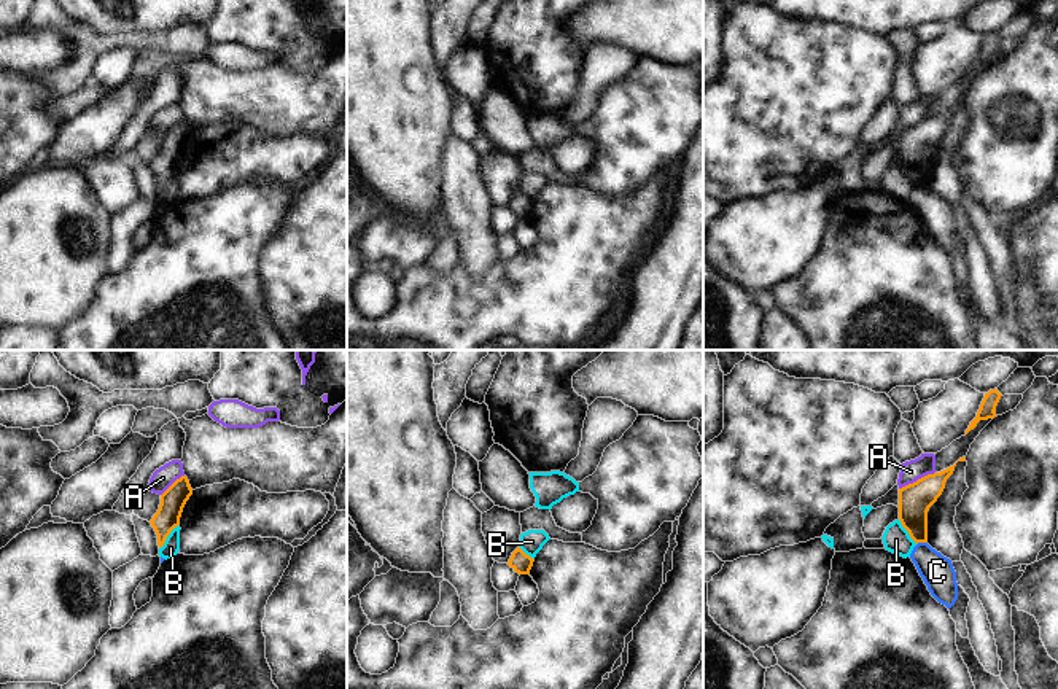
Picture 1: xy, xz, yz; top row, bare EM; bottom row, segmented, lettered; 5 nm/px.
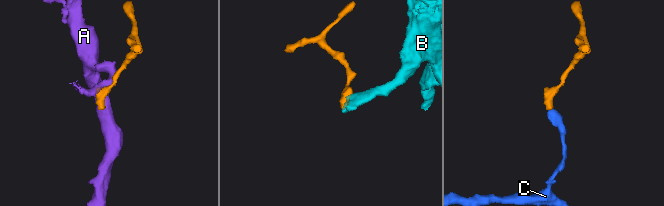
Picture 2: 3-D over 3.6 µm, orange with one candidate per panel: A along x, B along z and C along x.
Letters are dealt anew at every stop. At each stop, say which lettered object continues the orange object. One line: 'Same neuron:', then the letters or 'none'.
Same neuron: none

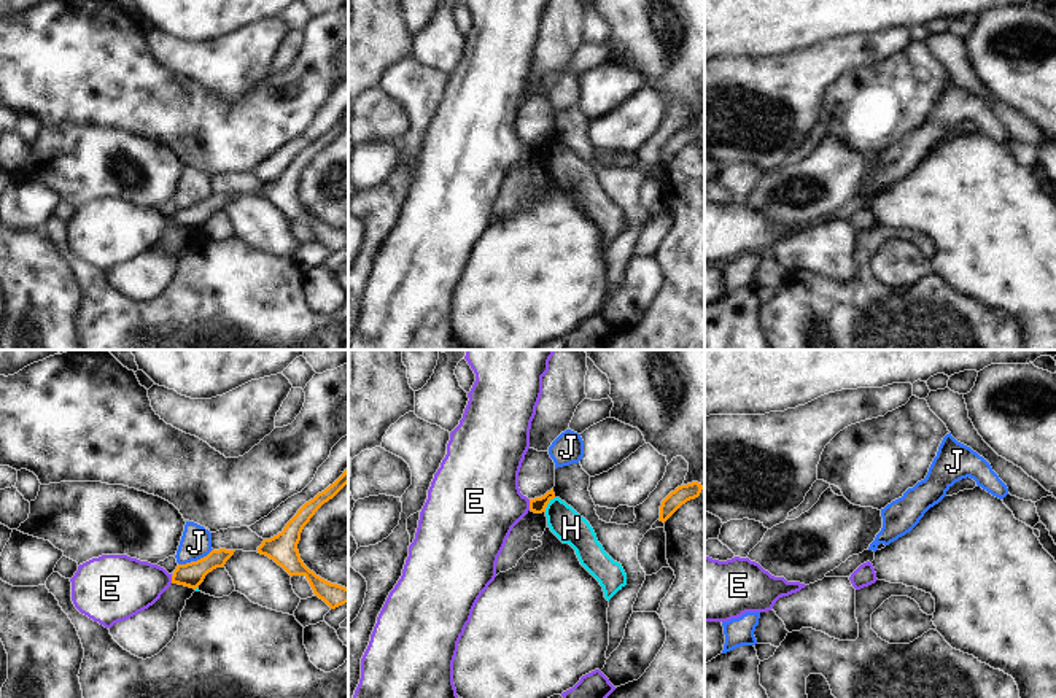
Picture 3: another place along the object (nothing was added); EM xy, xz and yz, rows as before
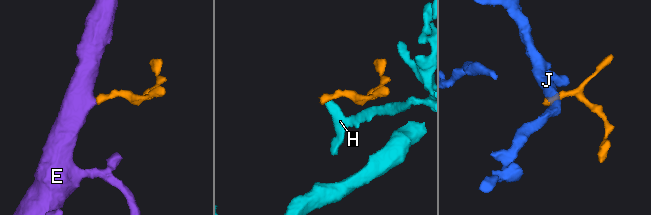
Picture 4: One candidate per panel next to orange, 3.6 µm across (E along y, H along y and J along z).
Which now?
Same neuron: E

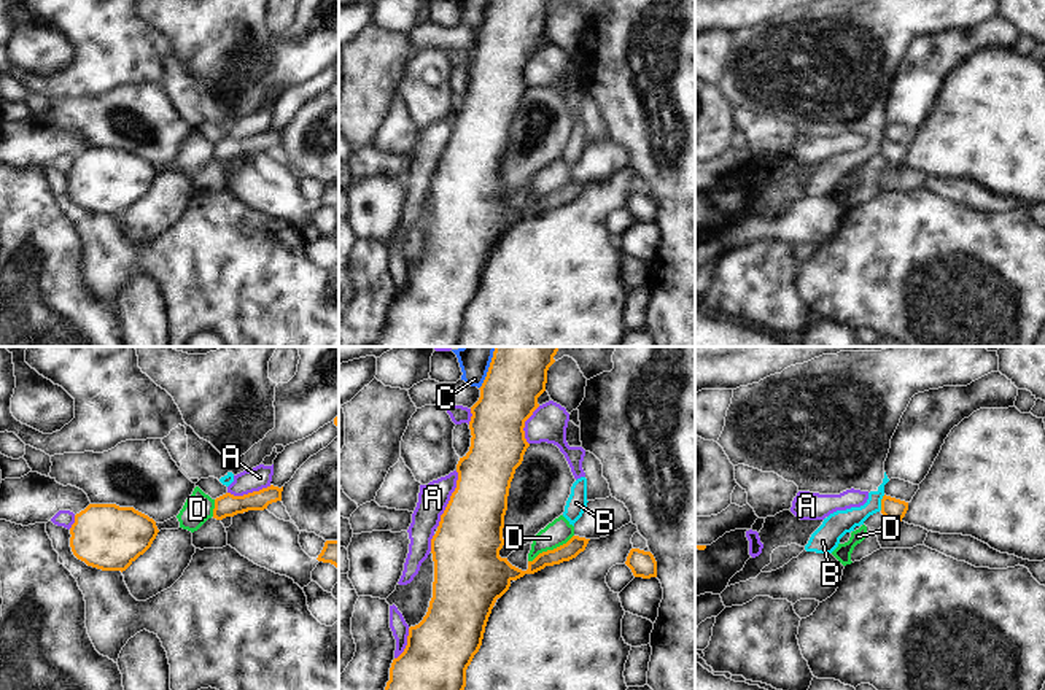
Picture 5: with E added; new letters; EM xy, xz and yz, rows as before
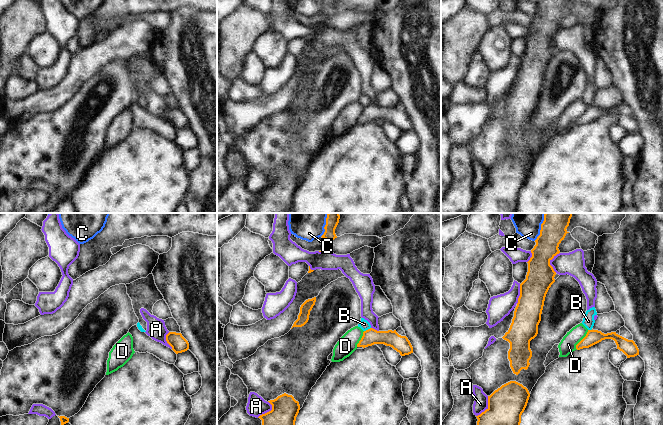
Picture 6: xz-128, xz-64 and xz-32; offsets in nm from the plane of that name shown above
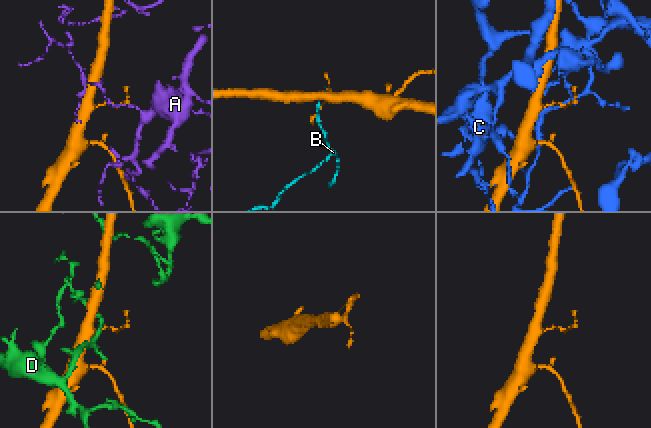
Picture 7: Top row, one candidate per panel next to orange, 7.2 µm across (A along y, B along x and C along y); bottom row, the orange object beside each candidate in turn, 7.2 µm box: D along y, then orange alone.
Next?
Same neuron: none

